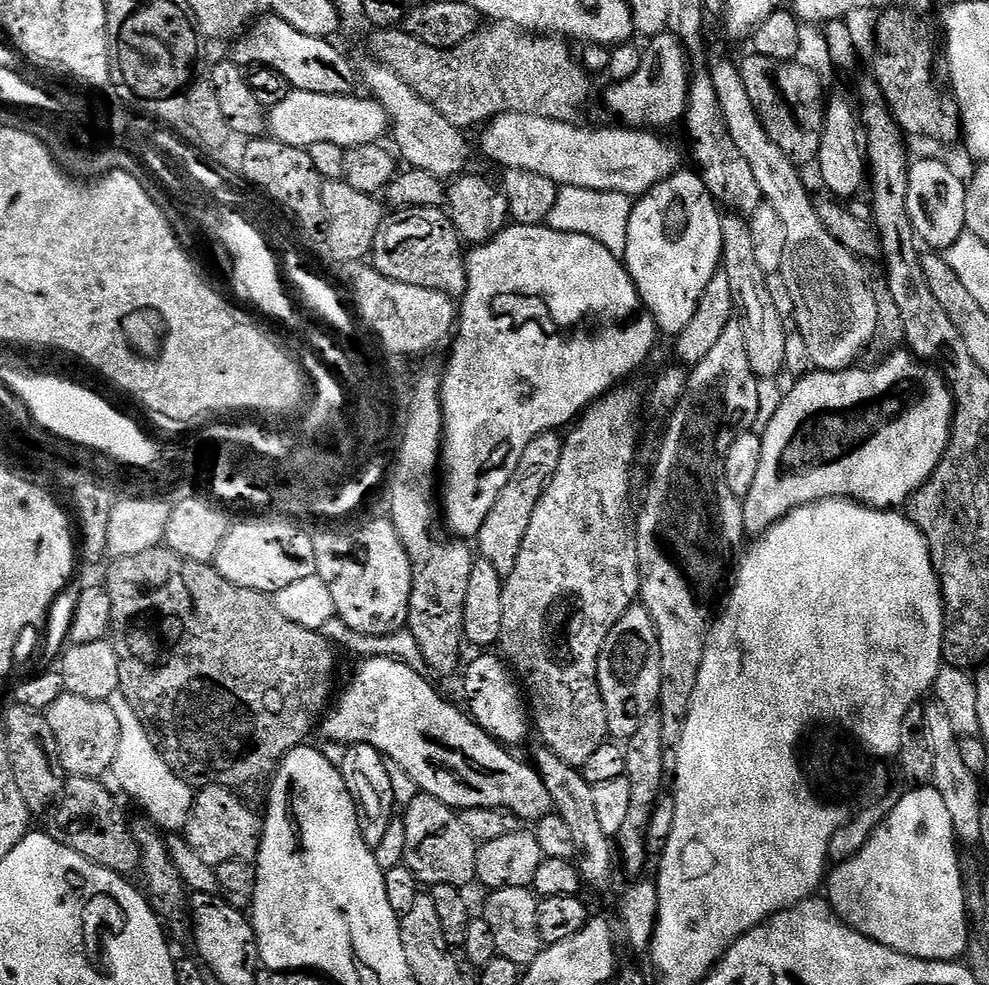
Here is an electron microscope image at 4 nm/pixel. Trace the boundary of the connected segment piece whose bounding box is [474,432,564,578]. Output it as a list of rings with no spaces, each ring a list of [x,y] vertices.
[[[543,432],[541,436],[536,436],[534,442],[530,442],[530,446],[522,450],[522,458],[518,458],[518,466],[514,466],[514,474],[510,474],[510,482],[502,486],[502,494],[498,494],[490,514],[486,514],[486,522],[482,522],[482,530],[474,537],[475,543],[480,543],[479,555],[486,562],[490,562],[490,566],[494,566],[494,570],[502,578],[508,576],[510,570],[514,570],[514,562],[518,562],[518,554],[522,550],[526,530],[530,530],[530,518],[534,518],[534,506],[538,506],[538,498],[542,498],[546,486],[552,481],[554,470],[558,470],[558,458],[562,458],[563,449],[563,439],[556,432]]]

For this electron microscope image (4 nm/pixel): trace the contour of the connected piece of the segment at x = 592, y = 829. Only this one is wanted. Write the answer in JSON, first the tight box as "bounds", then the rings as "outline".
{"bounds":[530,746,614,892],"outline":[[[537,746],[530,757],[536,772],[542,778],[542,786],[552,799],[552,808],[555,815],[566,822],[571,836],[574,838],[579,860],[580,878],[585,885],[588,884],[596,892],[604,892],[612,884],[612,860],[614,864],[614,840],[602,830],[598,823],[597,815],[594,814],[594,798],[592,797],[593,785],[584,781],[581,769],[575,768],[562,762],[549,748]]]}

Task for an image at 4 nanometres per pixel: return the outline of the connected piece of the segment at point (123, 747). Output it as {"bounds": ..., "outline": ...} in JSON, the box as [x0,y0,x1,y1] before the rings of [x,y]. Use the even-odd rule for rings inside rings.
{"bounds":[106,692,194,834],"outline":[[[115,692],[106,703],[112,707],[114,714],[118,714],[118,730],[120,731],[118,754],[110,769],[110,777],[112,776],[113,780],[111,783],[117,789],[120,787],[134,803],[140,804],[141,810],[145,812],[141,813],[157,828],[168,834],[183,833],[186,818],[190,818],[190,806],[194,795],[193,785],[182,777],[176,776],[174,770],[166,766],[159,748],[148,737],[148,732],[122,693]]]}

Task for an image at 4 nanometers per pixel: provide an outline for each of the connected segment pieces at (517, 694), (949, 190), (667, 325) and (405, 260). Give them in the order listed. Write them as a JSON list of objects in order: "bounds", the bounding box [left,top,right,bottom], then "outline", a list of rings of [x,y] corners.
[{"bounds":[464,652,530,746],"outline":[[[484,652],[478,654],[464,672],[464,692],[468,695],[468,708],[473,720],[483,732],[487,732],[494,740],[500,741],[505,746],[520,744],[530,732],[530,712],[526,707],[525,697],[522,695],[521,685],[517,677],[509,670],[507,663],[501,657],[492,656],[493,653]]]},{"bounds":[906,160,966,250],"outline":[[[920,160],[911,165],[908,170],[908,193],[906,206],[910,214],[912,229],[921,241],[929,244],[929,249],[947,250],[966,231],[964,219],[966,218],[966,198],[962,180],[948,173],[944,164],[936,160]]]},{"bounds":[622,170,722,338],"outline":[[[678,170],[670,178],[666,178],[661,184],[656,184],[643,196],[639,197],[633,203],[632,213],[630,214],[630,226],[626,230],[626,250],[622,257],[622,263],[628,269],[632,285],[635,286],[637,294],[640,296],[640,303],[644,305],[647,313],[661,333],[664,332],[668,338],[675,338],[682,330],[686,330],[686,326],[690,322],[690,318],[694,318],[694,310],[698,310],[698,302],[702,298],[702,290],[706,290],[706,286],[710,282],[710,278],[714,278],[714,274],[721,271],[722,265],[720,262],[720,255],[722,254],[722,226],[720,225],[722,219],[721,209],[718,207],[712,195],[706,190],[706,186],[700,180],[699,175],[695,171]]]},{"bounds":[370,208,468,298],"outline":[[[409,208],[404,220],[396,224],[392,214],[385,215],[374,238],[370,257],[371,267],[381,275],[406,286],[429,288],[453,298],[463,297],[468,289],[466,248],[456,228],[440,208]]]}]

